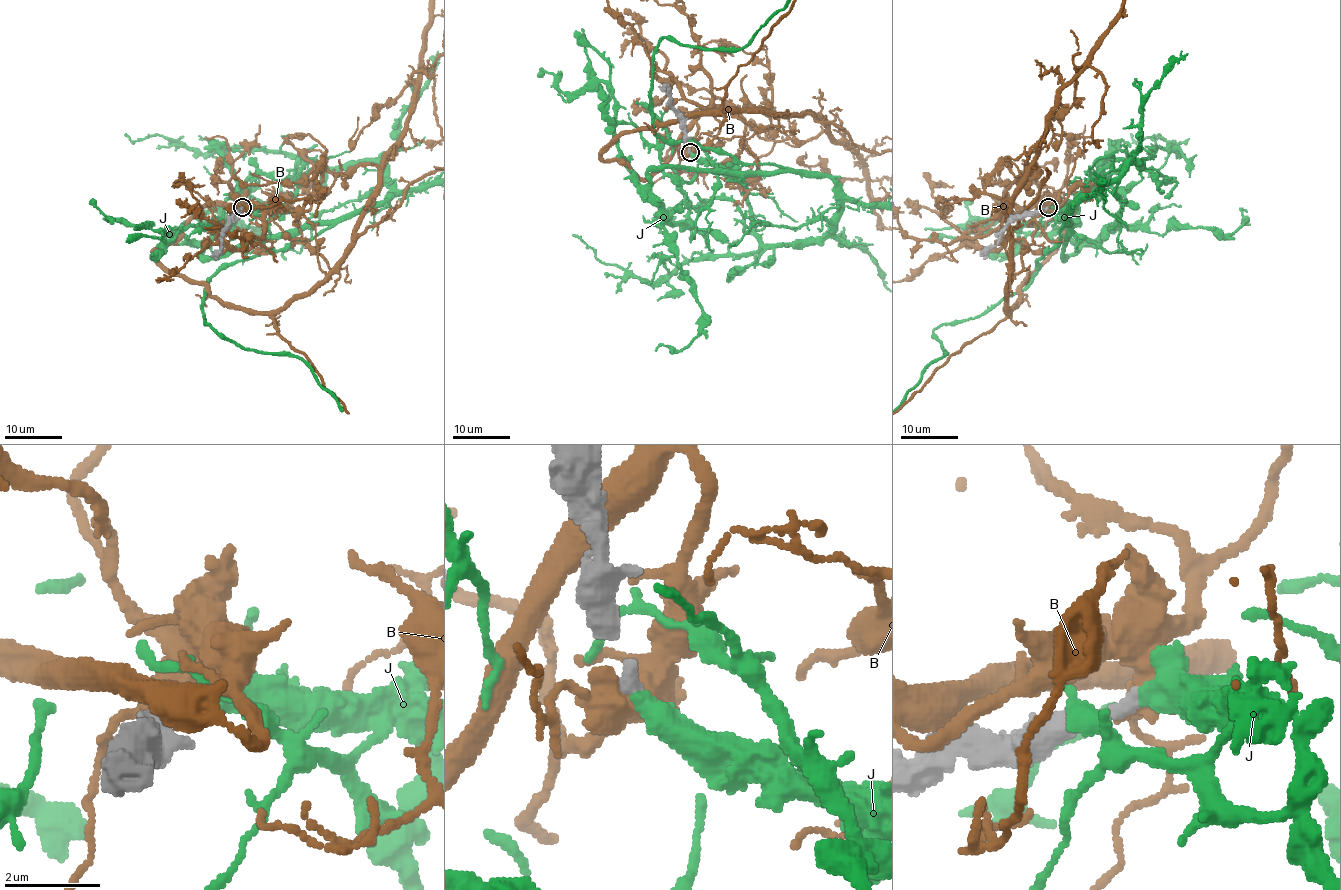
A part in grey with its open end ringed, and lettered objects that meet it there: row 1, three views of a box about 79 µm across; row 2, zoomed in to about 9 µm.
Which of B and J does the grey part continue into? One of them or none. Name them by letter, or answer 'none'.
J

